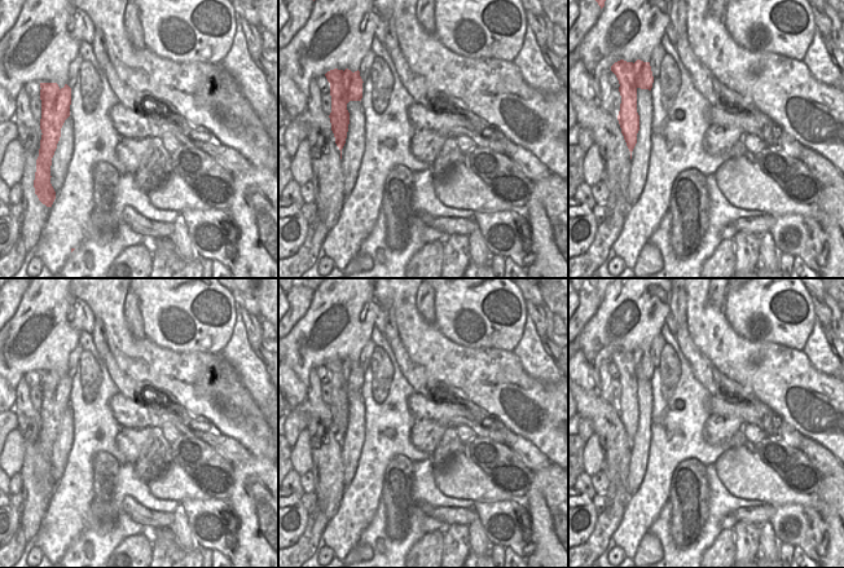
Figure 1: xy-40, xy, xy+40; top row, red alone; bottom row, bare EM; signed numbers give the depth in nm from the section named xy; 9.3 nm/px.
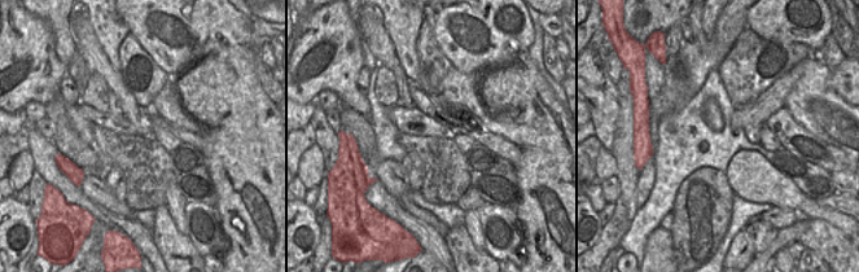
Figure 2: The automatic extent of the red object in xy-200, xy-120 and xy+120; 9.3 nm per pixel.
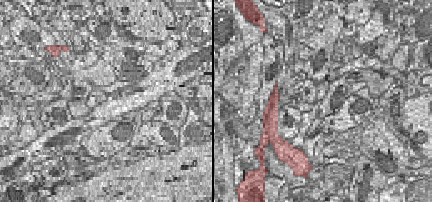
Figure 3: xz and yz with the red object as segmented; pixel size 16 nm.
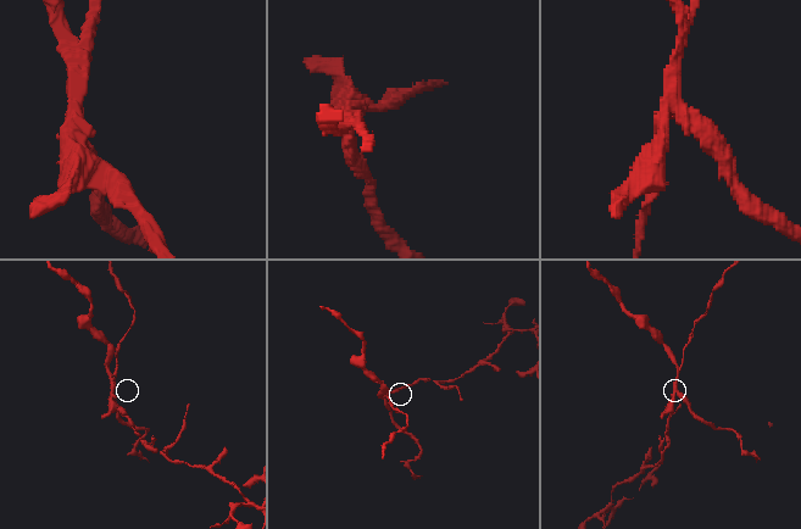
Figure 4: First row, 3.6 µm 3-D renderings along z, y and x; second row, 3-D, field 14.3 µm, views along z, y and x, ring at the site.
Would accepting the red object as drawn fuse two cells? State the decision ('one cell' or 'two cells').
two cells

